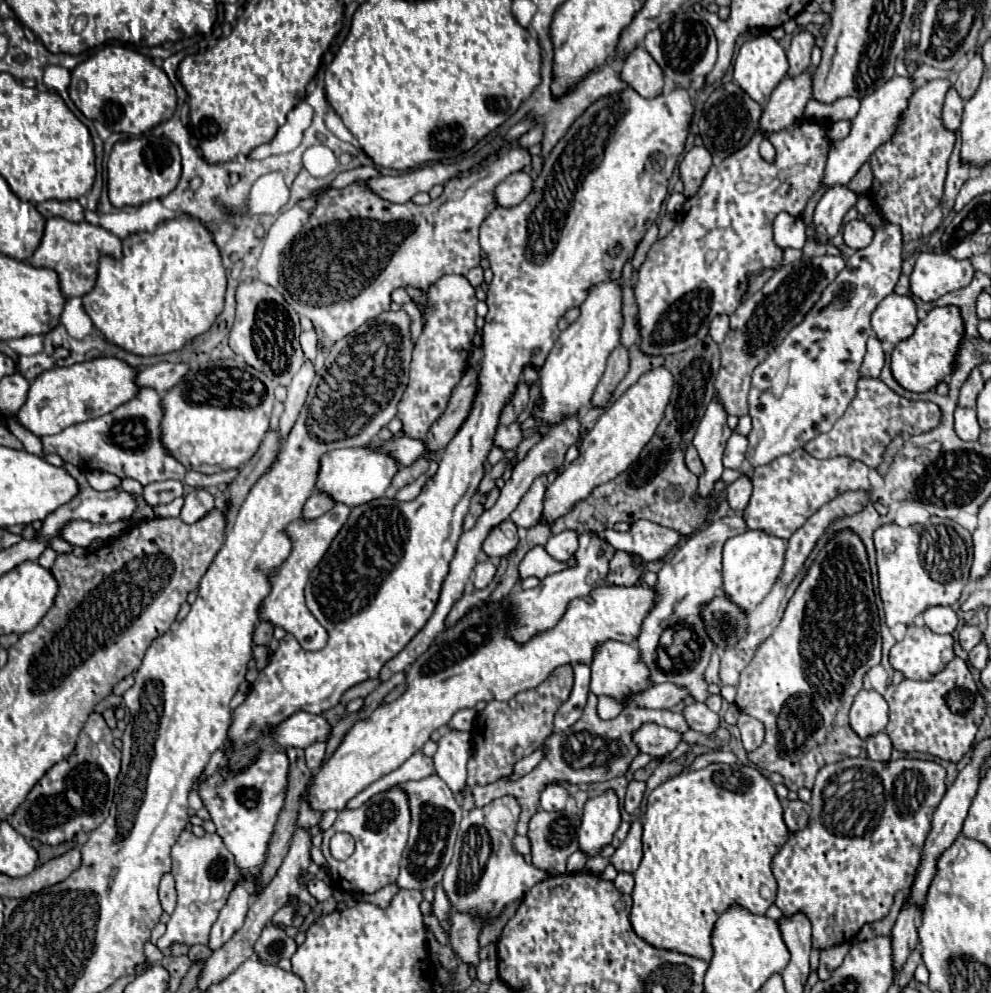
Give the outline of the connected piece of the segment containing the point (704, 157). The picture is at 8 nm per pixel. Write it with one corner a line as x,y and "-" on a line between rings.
693,147
683,157
683,161
679,163
679,179
685,183
685,197
693,197
699,191
709,167
711,155
709,151
705,151
705,147

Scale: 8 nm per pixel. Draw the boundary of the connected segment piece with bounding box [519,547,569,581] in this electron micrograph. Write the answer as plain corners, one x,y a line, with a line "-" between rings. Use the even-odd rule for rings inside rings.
533,547
519,565
519,579
521,581
527,577
545,579
547,575
561,571
561,567
569,567
569,563
557,563
543,547

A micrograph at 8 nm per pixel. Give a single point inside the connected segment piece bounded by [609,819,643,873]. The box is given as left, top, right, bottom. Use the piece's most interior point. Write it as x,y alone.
628,856

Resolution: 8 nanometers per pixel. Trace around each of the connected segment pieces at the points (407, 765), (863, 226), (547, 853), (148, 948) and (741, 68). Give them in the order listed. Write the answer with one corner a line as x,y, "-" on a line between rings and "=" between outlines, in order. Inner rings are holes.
419,751
417,755
409,757
399,769
395,769
395,771
391,771
389,775
381,777
379,781
371,783
365,791
361,791
357,797
353,797
353,799
347,803
347,807
349,807
349,809
357,809
357,807
361,807
367,799
371,799
373,795
377,795
377,793
381,793
381,791
387,791
387,789
391,789
391,787
397,785
397,783
405,783
405,781
429,777
433,771
435,771
435,769
433,769
433,759
431,759
431,757
425,757
425,755
=
849,221
845,227
843,227
843,239
845,239
845,245
851,247
851,249
863,249
871,243
875,231
871,225
867,225
865,221
=
537,811
529,821
529,843
533,865
553,875
565,873
567,857
579,849
577,831
581,819
567,819
561,813
=
147,941
147,943
145,943
143,951
145,951
146,960
143,961
143,964
136,967
135,975
142,974
151,965
161,961
161,959
163,959
164,957
164,954
161,951
159,951
159,947
157,947
157,945
153,945
151,941
=
759,35
753,39
747,39
735,59
733,65
733,77
735,83
749,93
751,99
755,99
759,105
765,105
769,101
771,91
777,87
777,83
787,75
789,71
789,61
785,55
785,49
779,45
779,41
775,41
771,35

